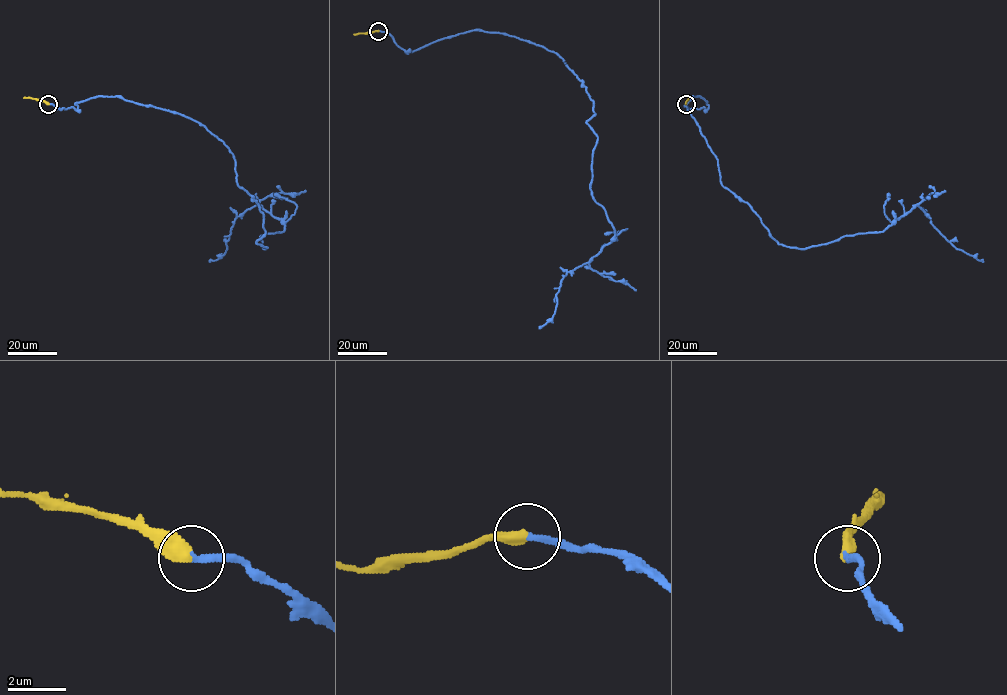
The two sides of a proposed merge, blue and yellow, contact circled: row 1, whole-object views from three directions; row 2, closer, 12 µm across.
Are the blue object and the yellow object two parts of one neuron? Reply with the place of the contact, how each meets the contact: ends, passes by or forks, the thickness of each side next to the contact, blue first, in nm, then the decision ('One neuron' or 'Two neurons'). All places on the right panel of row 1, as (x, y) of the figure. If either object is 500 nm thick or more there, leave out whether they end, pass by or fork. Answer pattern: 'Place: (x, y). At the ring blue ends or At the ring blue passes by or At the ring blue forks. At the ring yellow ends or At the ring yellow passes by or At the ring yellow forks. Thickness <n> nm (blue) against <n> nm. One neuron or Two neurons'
Place: (686, 104). At the ring blue ends. At the ring yellow ends. Thickness 220 nm (blue) against 480 nm. One neuron

